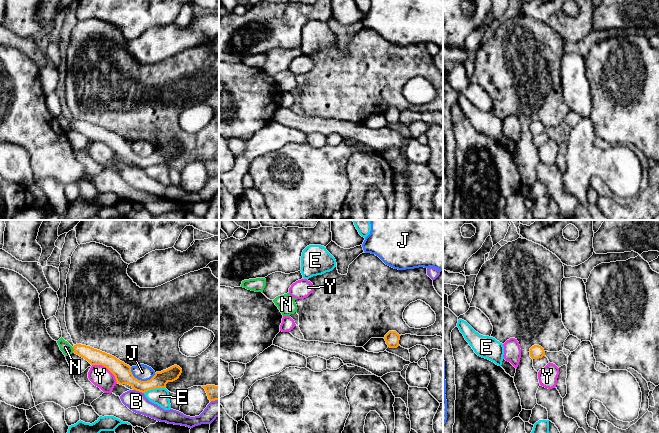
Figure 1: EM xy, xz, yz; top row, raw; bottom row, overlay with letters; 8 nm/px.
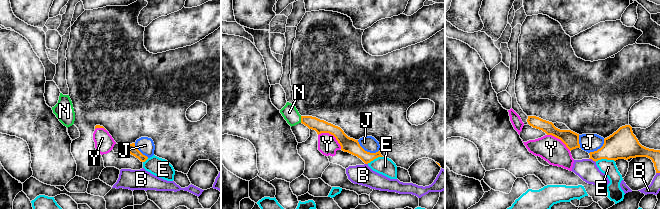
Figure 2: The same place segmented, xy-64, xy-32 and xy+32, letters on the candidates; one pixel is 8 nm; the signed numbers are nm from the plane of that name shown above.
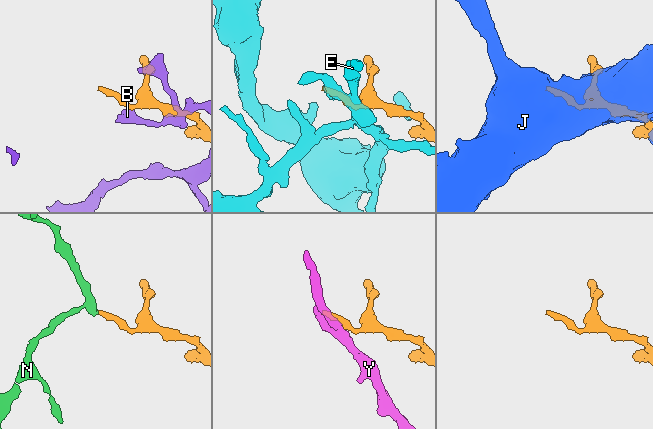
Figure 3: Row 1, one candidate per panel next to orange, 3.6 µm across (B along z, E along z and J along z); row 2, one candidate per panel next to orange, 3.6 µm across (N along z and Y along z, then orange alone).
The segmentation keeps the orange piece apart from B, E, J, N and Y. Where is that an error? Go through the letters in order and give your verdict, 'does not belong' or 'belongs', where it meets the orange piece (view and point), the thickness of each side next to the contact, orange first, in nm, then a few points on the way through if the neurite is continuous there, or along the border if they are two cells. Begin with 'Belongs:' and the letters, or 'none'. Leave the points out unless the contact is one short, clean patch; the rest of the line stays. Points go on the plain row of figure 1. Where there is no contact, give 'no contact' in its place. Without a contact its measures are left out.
Belongs: N
B: does not belong; meets orange in xy at (138, 166); 140 nm thick on the orange side, 160 nm on the other
E: does not belong; meets orange in xy at (154, 164); 120 nm thick on the orange side, 140 nm on the other; border along xy (164, 163), (151, 164), (144, 169)
J: does not belong; meets orange in xy at (140, 156); 140 nm thick on the orange side, 130 nm on the other; border along xy (130, 143), (131, 149), (141, 156), (148, 156), (155, 149)
N: belongs; meets orange in xy at (74, 126); 130 nm thick on the orange side, 90 nm on the other; runs through xy (95, 133), (82, 126), (74, 126), (69, 126), (65, 123)
Y: does not belong; meets orange in xy at (106, 143); 140 nm thick on the orange side, 170 nm on the other; border along xy (92, 140), (103, 141), (117, 158)

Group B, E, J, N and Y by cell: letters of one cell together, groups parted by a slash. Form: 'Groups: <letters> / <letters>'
Groups: B / E / J / N / Y

